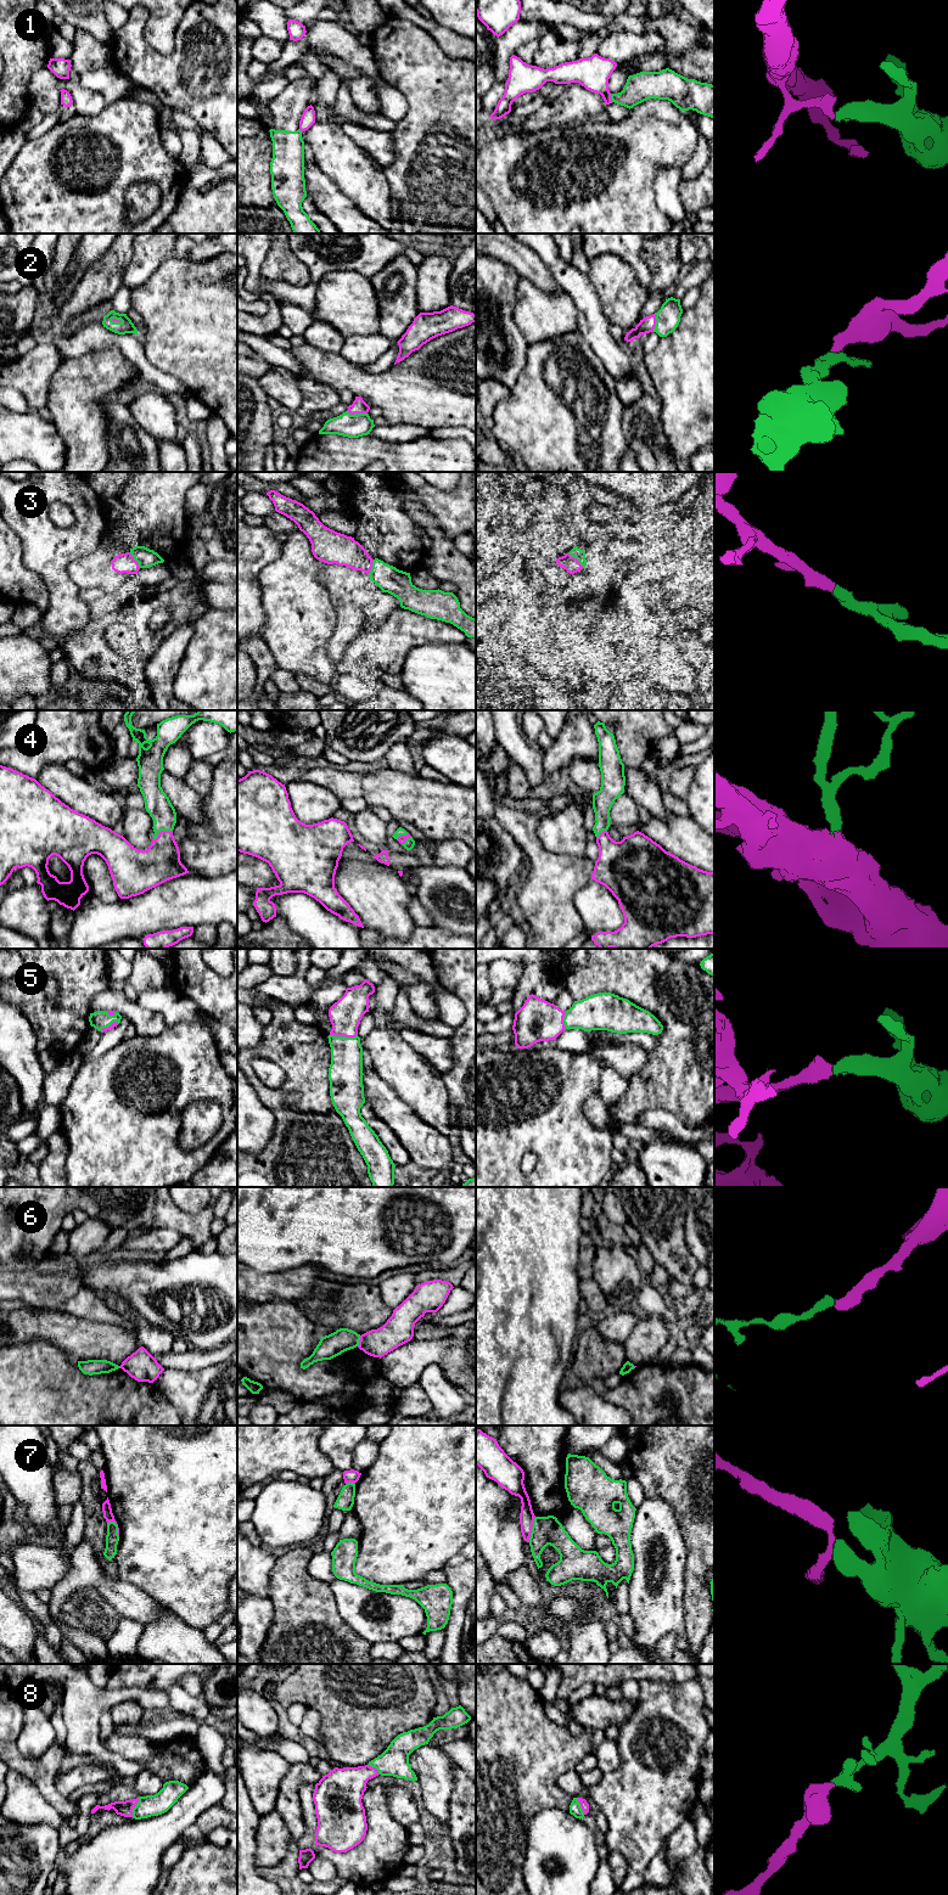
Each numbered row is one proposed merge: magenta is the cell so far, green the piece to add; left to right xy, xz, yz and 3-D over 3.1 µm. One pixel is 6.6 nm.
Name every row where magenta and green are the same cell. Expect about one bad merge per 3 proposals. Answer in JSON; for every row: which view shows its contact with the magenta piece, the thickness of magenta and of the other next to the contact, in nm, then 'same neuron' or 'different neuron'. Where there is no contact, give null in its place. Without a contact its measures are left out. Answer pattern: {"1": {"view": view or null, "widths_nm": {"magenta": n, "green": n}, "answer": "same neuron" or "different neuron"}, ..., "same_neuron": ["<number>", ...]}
{"1": {"view": "yz", "widths_nm": {"magenta": 220, "green": 190}, "answer": "different neuron"}, "2": {"view": "xz", "widths_nm": {"magenta": 100, "green": 160}, "answer": "same neuron"}, "3": {"view": "yz", "widths_nm": {"magenta": 100, "green": 70}, "answer": "same neuron"}, "4": {"view": "xy", "widths_nm": {"magenta": 260, "green": 170}, "answer": "same neuron"}, "5": {"view": "xz", "widths_nm": {"magenta": 200, "green": 220}, "answer": "same neuron"}, "6": {"view": "xz", "widths_nm": {"magenta": 190, "green": 150}, "answer": "different neuron"}, "7": {"view": "yz", "widths_nm": {"magenta": 100, "green": 190}, "answer": "different neuron"}, "8": {"view": "xy", "widths_nm": {"magenta": 100, "green": 140}, "answer": "same neuron"}, "same_neuron": ["2", "3", "4", "5", "8"]}

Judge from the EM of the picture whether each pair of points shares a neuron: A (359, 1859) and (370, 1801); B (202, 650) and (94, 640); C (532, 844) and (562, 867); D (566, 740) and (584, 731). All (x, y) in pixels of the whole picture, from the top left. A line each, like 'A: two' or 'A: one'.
A: one
B: two
C: one
D: one

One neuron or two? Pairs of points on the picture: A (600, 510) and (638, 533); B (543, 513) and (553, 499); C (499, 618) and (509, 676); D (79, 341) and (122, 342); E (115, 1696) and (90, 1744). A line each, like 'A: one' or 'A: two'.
A: two
B: one
C: one
D: one
E: one

